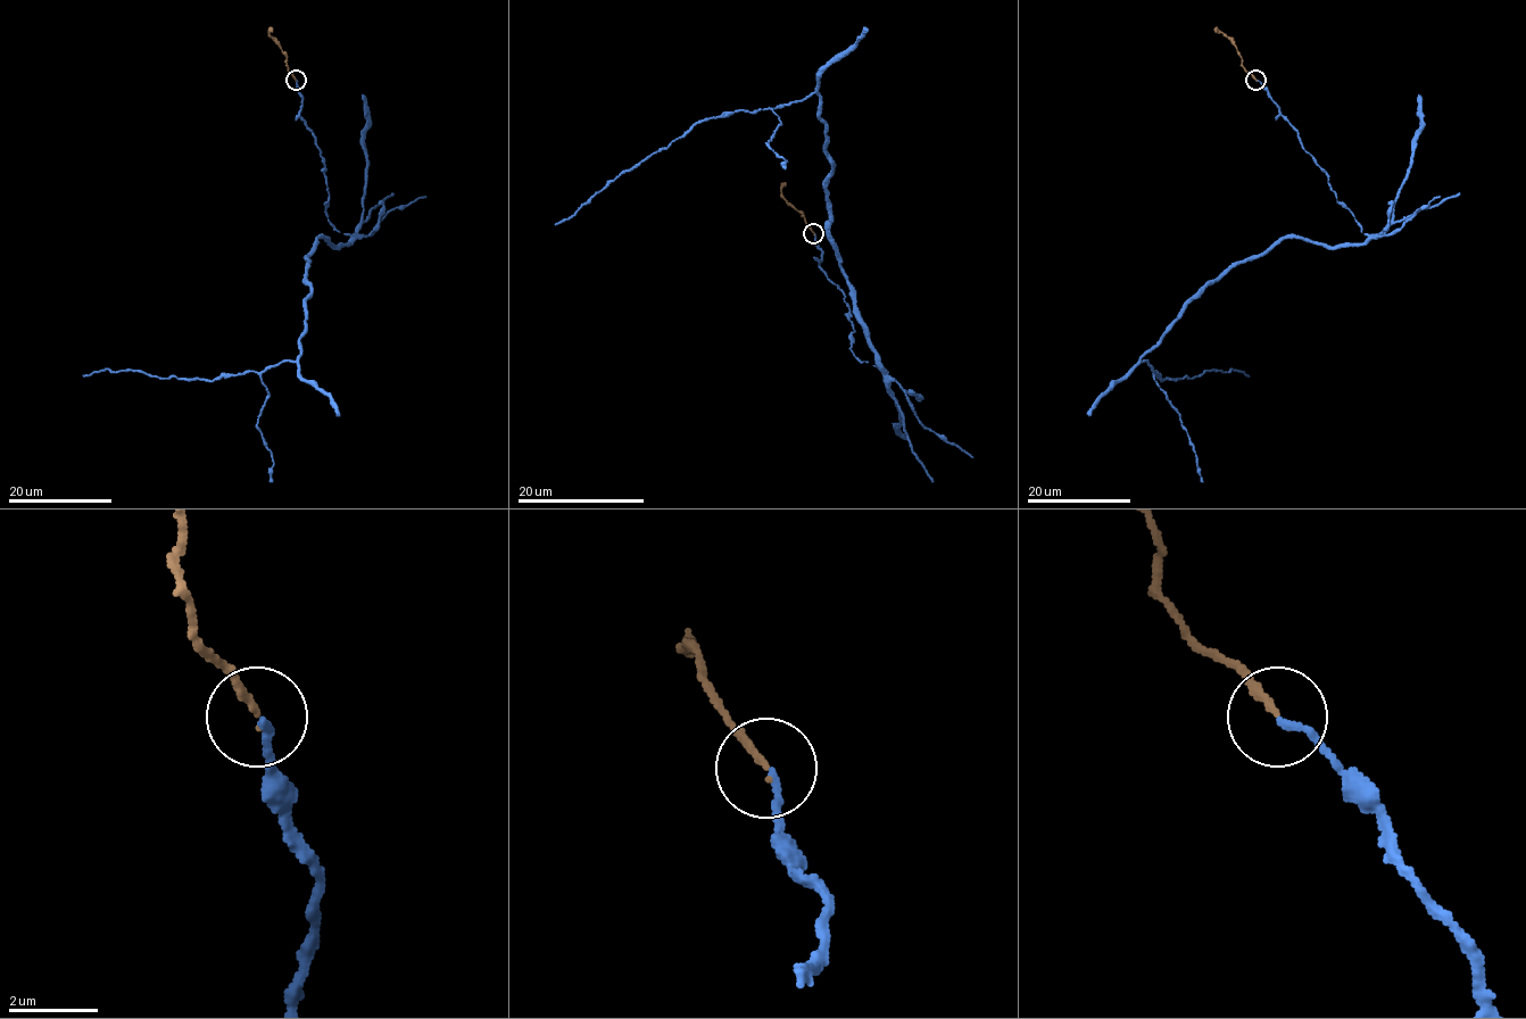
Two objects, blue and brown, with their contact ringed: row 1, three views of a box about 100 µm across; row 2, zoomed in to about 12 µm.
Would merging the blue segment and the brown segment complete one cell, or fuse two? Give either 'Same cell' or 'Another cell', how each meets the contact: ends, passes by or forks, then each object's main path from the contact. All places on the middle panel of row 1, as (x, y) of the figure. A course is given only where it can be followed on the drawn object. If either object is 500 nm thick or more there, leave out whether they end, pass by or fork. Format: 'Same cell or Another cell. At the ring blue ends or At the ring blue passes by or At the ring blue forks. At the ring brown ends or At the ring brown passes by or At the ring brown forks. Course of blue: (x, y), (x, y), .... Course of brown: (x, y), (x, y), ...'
Same cell. At the ring blue ends. At the ring brown ends. Course of blue: (814, 232), (818, 266), (849, 311), (852, 351), (881, 371), (829, 240), (817, 93), (704, 118), (555, 224). Course of brown: (813, 232), (784, 198), (785, 182)

